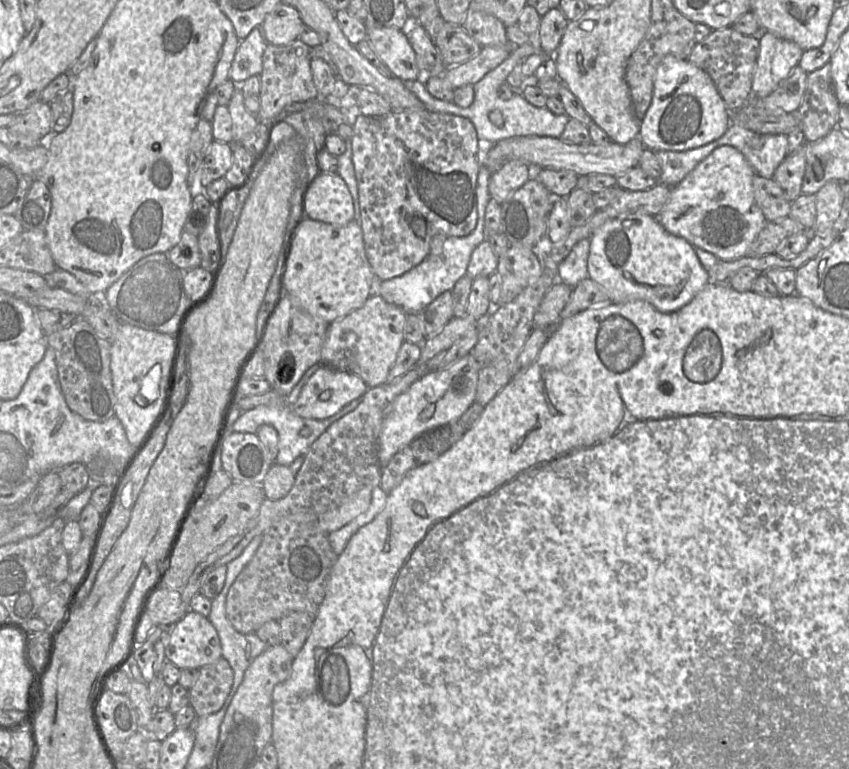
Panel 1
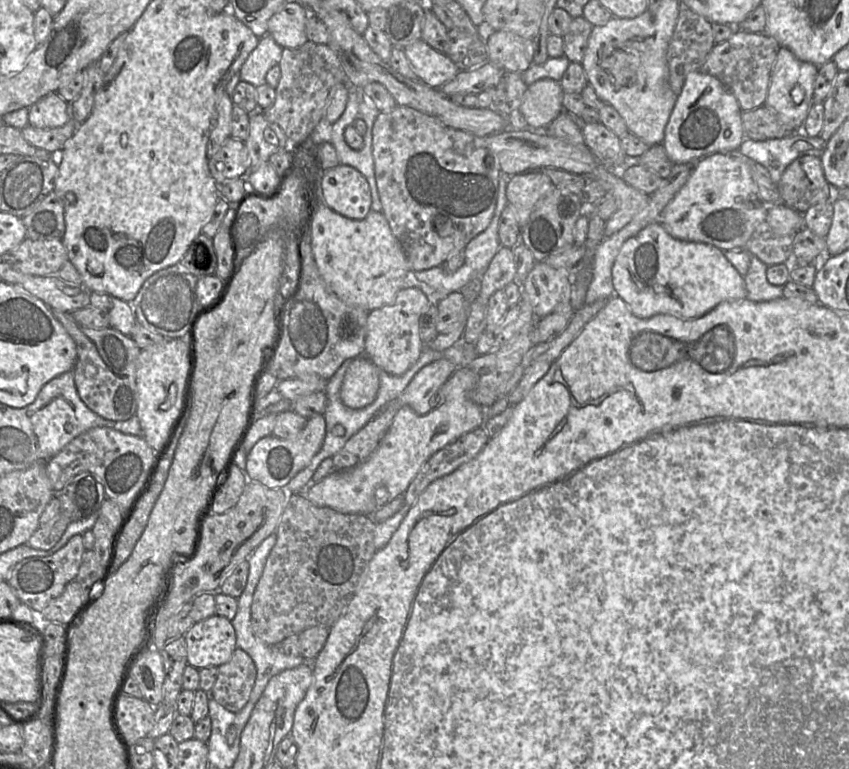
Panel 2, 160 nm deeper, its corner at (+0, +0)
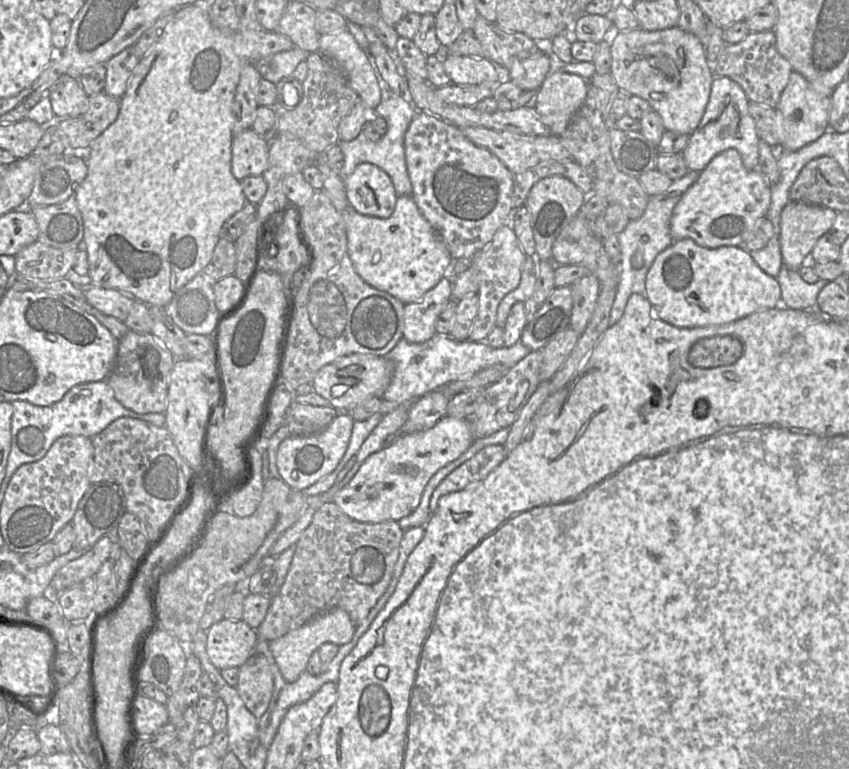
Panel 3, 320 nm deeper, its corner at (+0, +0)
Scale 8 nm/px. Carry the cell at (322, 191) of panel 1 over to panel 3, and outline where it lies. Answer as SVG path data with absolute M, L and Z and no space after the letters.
M358 164L343 182L347 200L359 214L377 218L393 214L398 196L391 178L378 166Z

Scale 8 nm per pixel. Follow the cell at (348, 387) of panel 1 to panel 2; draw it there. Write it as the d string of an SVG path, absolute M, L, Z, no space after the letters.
M365 356L350 359L342 367L343 378L339 390L341 402L352 409L371 404L379 391L379 369Z

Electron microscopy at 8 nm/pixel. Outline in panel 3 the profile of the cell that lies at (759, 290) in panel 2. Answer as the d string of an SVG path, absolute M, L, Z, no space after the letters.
M783 264L775 277L781 288L781 306L796 310L817 309L817 297L826 280L816 283L803 281L797 270L792 270Z

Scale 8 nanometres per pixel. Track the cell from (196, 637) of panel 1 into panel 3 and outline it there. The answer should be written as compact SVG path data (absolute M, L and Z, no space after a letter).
M222 619L206 631L206 651L219 670L240 667L255 652L259 639L257 629L243 620Z

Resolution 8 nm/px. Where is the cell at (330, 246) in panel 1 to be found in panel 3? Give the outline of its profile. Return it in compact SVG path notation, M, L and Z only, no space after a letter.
M318 156L316 166L323 175L323 188L336 210L343 216L346 224L347 247L355 271L372 287L387 292L404 304L419 301L423 296L436 286L444 277L448 266L453 262L449 250L439 234L426 220L411 195L398 198L393 214L388 218L377 218L356 212L349 204L345 192L343 179L339 171L331 169Z

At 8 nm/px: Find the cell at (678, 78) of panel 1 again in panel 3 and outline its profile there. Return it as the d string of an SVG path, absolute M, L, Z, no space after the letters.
M714 76L704 115L696 129L689 134L688 144L681 152L689 170L701 172L716 155L727 149L739 152L746 169L758 170L760 139L754 119L749 114L749 104L738 83L725 76Z

